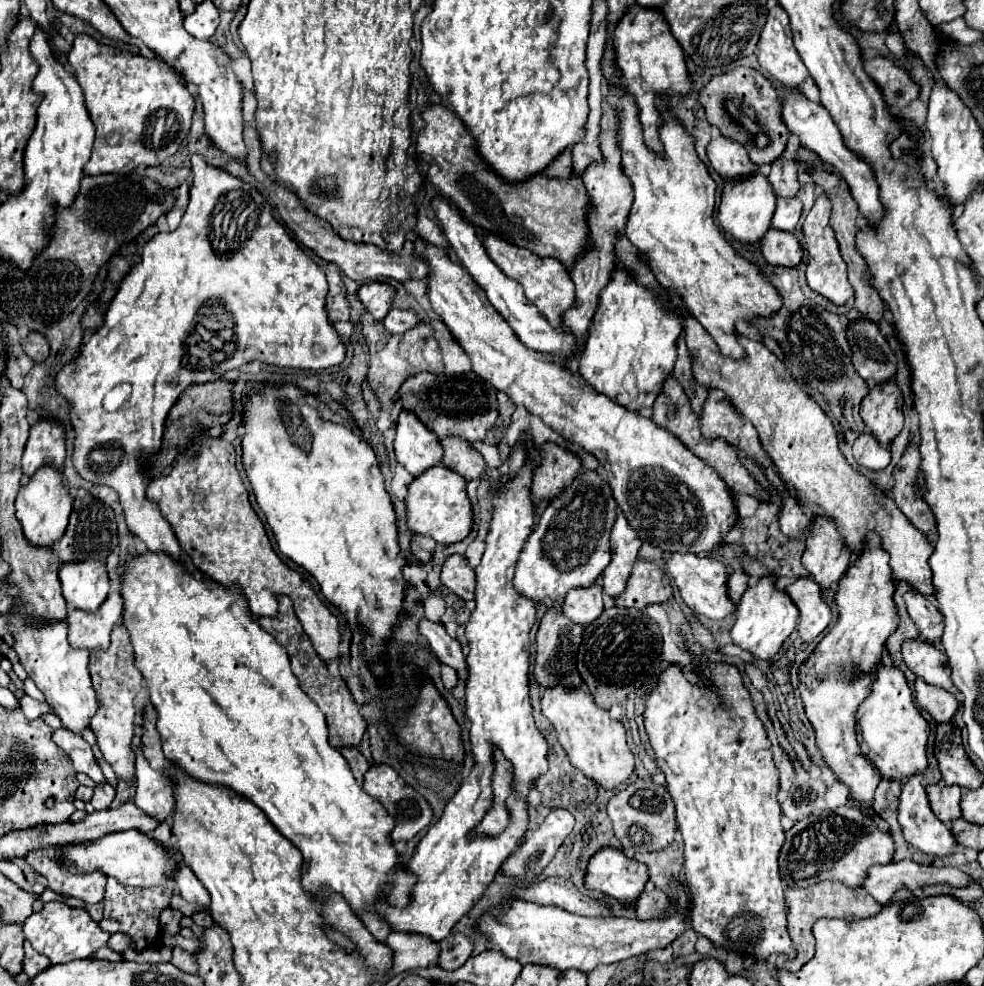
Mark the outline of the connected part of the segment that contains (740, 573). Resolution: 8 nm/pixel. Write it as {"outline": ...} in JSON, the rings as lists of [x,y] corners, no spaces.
{"outline":[[[736,569],[730,575],[730,579],[728,579],[728,591],[730,591],[730,597],[732,597],[734,603],[740,601],[742,593],[744,593],[744,587],[748,587],[748,581],[750,581],[750,577],[746,575],[744,569]]]}

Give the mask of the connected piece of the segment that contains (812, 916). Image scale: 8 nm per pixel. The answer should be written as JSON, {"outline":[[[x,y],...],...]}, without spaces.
{"outline":[[[820,881],[814,887],[808,889],[788,889],[786,891],[786,913],[788,913],[788,933],[792,937],[796,957],[786,959],[786,955],[778,955],[776,969],[800,969],[808,959],[812,959],[814,953],[814,937],[812,937],[812,925],[820,917],[870,917],[880,911],[878,901],[874,901],[862,887],[850,889],[838,881]]]}

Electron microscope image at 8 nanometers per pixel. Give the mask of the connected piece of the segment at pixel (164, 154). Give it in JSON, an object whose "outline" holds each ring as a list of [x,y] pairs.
{"outline":[[[78,35],[68,63],[80,83],[86,109],[96,125],[92,157],[84,171],[88,175],[130,173],[138,165],[160,165],[172,157],[190,131],[194,97],[180,79],[180,73],[158,59],[148,59],[98,43],[90,35]]]}

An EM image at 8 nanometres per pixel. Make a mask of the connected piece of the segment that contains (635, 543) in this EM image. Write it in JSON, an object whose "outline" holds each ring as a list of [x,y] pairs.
{"outline":[[[624,515],[616,519],[612,527],[612,561],[604,569],[604,591],[610,599],[616,599],[624,589],[630,577],[632,565],[638,559],[638,549],[642,541],[636,537],[636,531],[630,529]]]}

